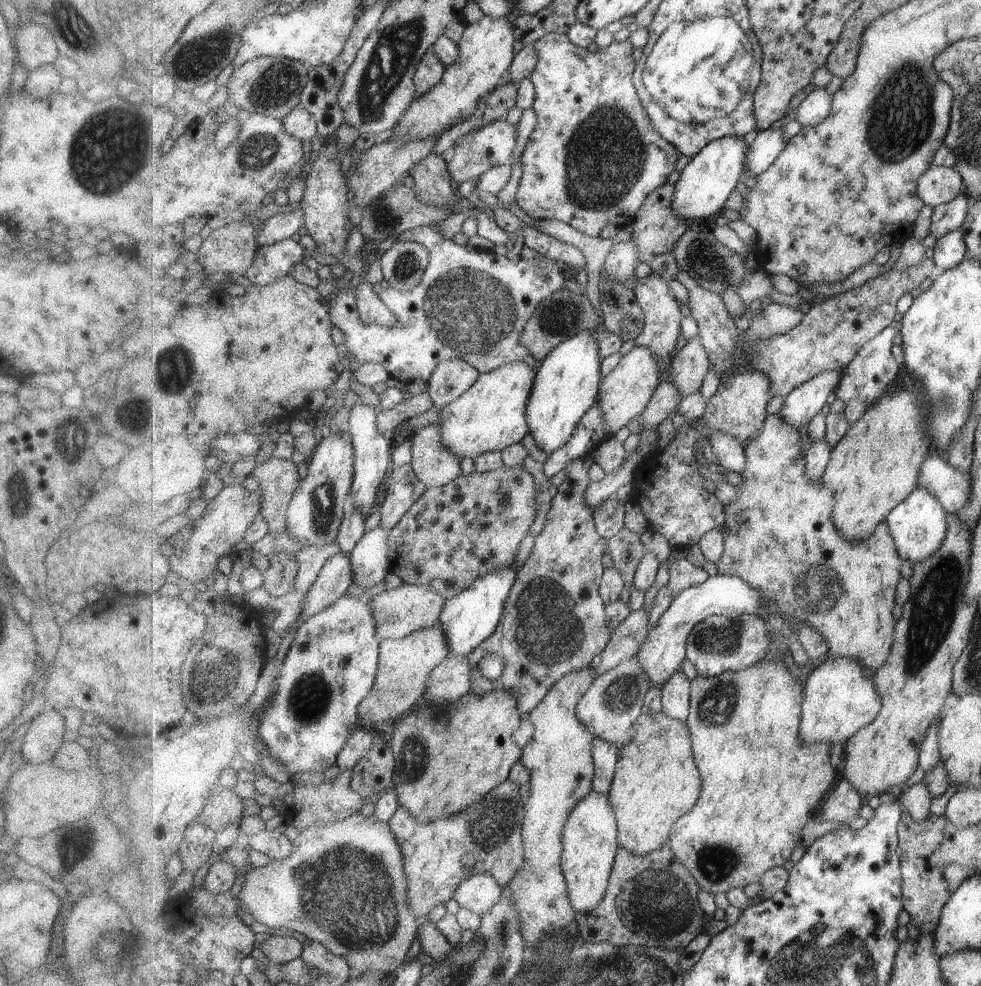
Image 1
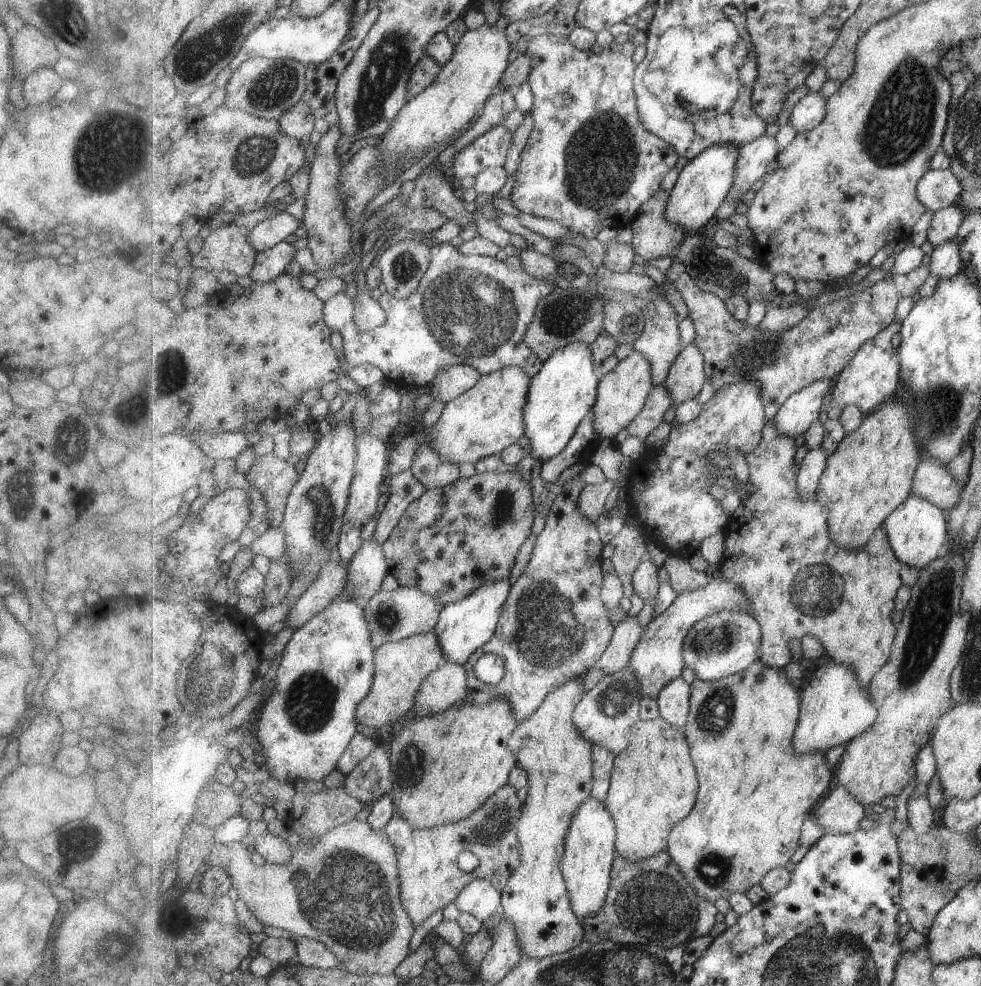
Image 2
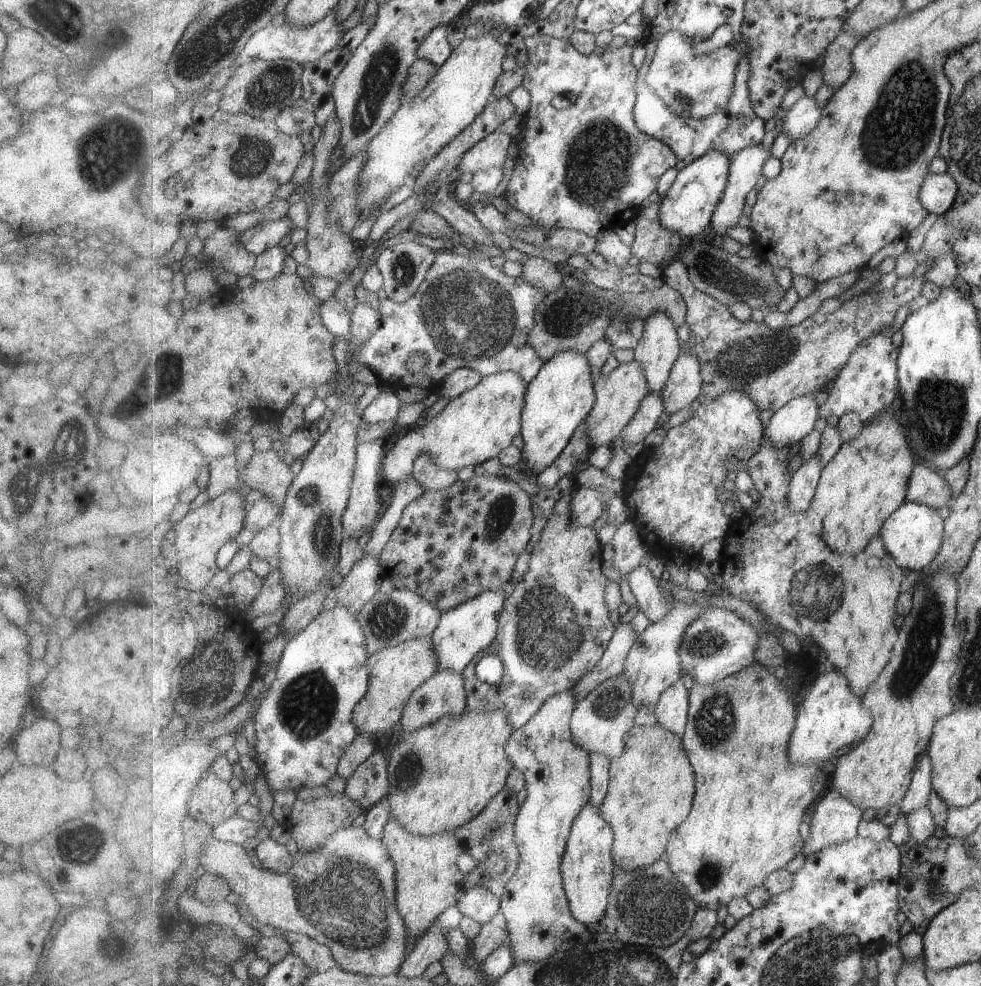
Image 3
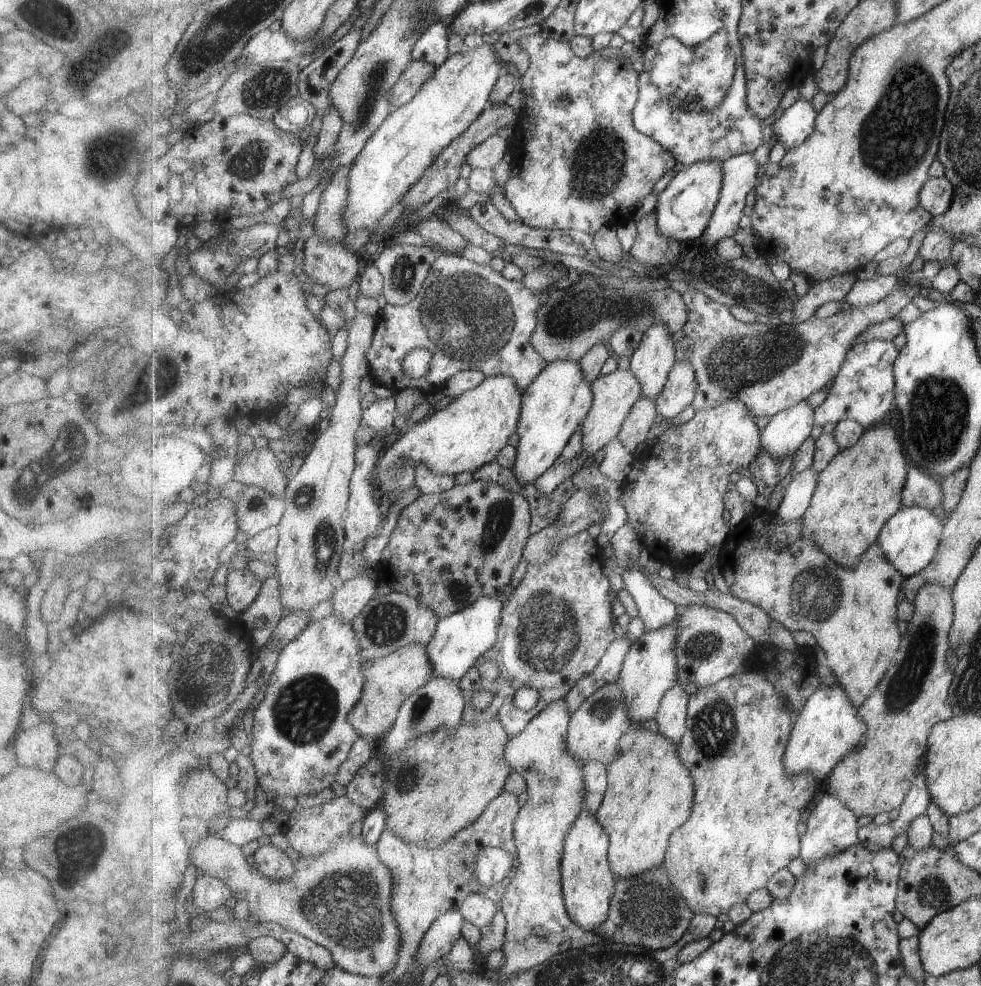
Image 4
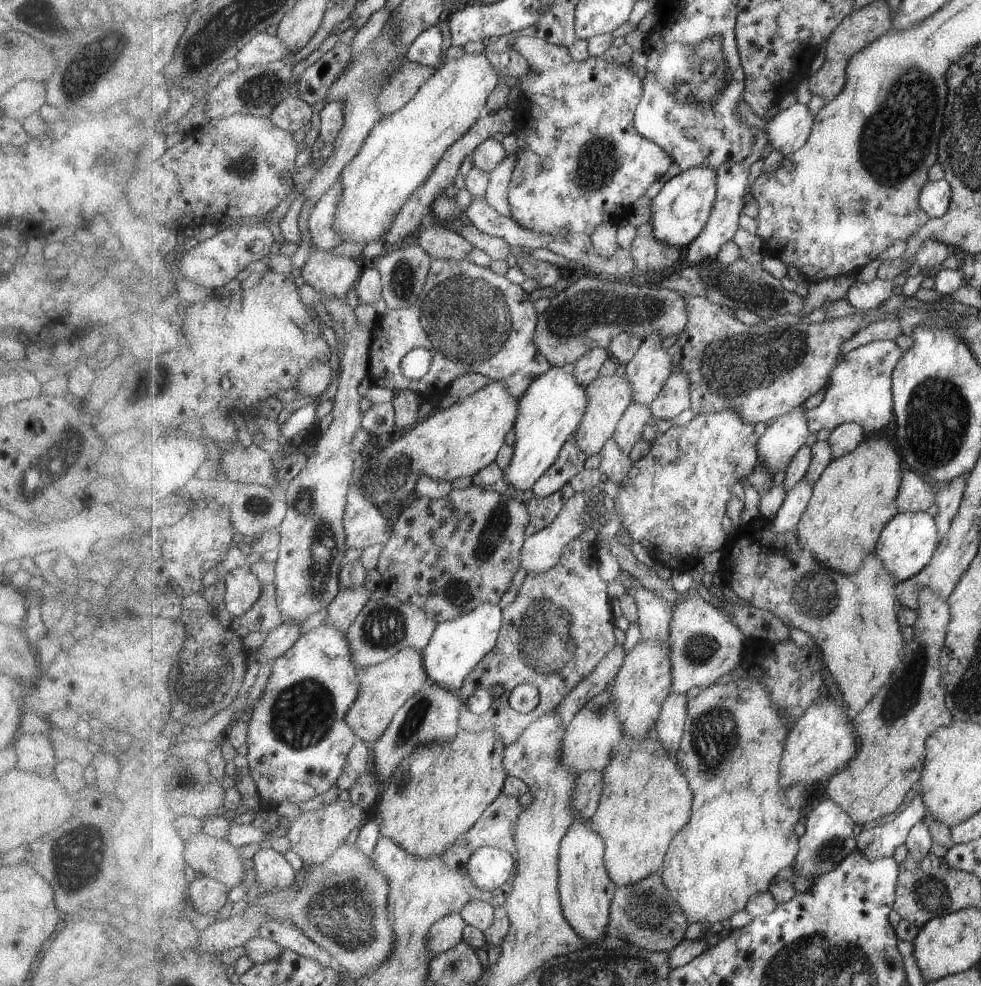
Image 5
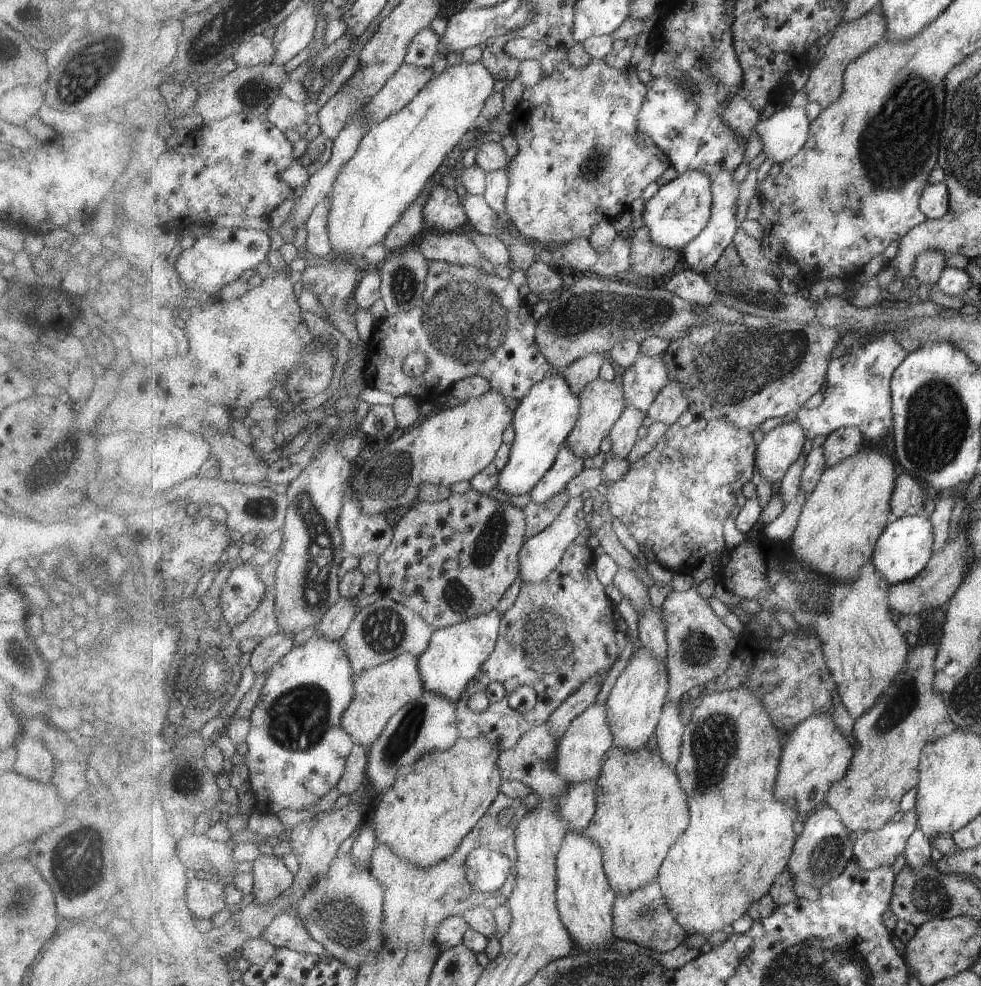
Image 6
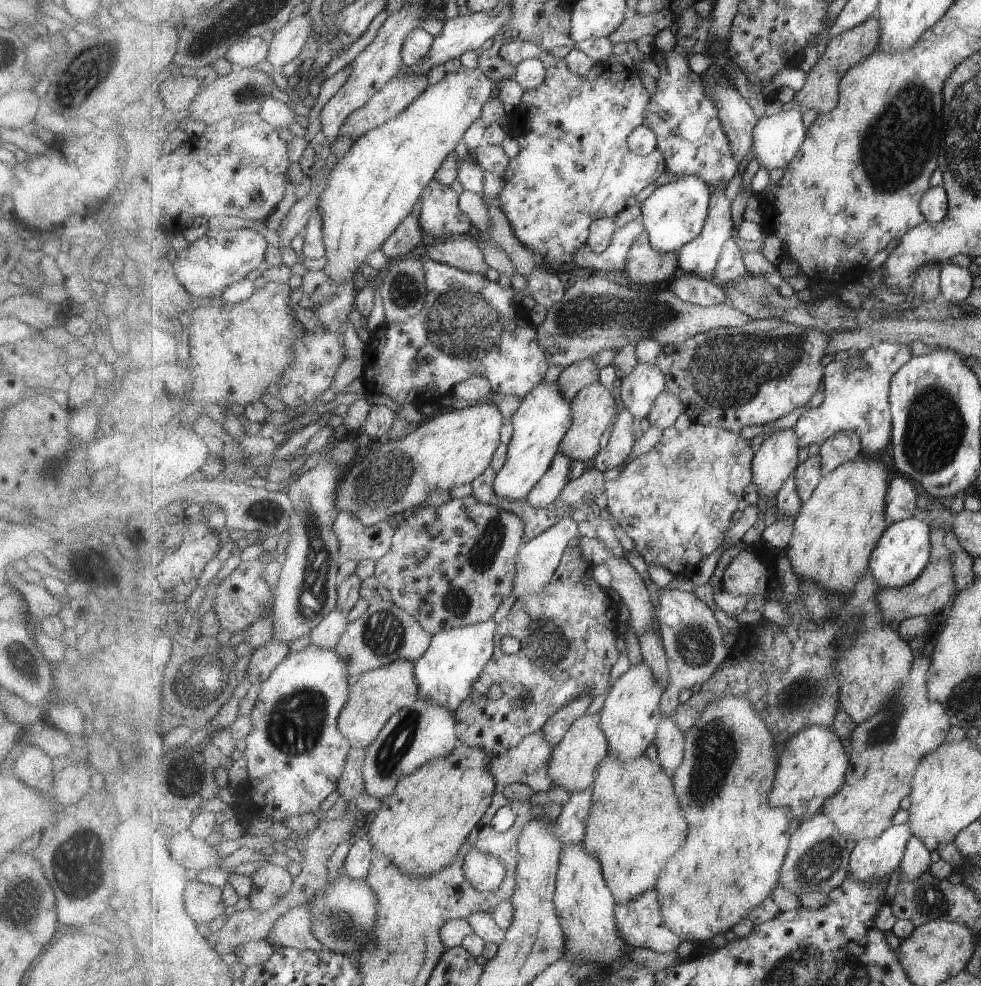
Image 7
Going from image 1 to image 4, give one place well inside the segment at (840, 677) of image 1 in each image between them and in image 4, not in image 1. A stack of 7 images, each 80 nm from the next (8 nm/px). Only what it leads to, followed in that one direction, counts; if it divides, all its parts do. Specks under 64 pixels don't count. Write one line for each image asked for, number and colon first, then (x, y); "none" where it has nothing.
2: (835, 708)
3: (831, 716)
4: (828, 728)

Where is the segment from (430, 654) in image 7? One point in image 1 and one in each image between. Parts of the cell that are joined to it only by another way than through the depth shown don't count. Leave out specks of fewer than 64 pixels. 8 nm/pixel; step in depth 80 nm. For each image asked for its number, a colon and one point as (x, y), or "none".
1: (468, 620)
2: (464, 627)
3: (463, 634)
4: (461, 640)
5: (457, 647)
6: (455, 656)

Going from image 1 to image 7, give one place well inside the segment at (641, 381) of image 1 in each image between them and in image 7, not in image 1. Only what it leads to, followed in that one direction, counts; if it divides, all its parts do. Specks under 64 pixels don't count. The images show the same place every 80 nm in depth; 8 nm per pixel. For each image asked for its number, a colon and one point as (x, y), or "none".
2: (622, 393)
3: (618, 395)
4: (615, 395)
5: (609, 397)
6: (602, 403)
7: (594, 409)

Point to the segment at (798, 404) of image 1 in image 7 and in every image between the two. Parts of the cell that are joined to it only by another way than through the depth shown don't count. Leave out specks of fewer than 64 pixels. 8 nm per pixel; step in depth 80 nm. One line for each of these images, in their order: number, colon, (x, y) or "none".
2: (802, 410)
3: (791, 424)
4: (785, 433)
5: (786, 436)
6: (781, 447)
7: (776, 460)

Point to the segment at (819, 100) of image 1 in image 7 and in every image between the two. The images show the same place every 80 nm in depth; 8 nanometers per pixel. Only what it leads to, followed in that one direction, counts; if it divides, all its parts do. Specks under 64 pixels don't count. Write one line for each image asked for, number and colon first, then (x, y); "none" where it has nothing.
2: (809, 112)
3: (802, 118)
4: (798, 122)
5: (788, 131)
6: (783, 134)
7: (778, 138)

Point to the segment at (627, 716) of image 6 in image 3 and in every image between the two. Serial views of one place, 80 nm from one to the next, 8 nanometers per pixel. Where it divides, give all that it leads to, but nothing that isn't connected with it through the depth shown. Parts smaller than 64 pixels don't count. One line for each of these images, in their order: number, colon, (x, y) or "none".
3: (654, 664)
4: (651, 667)
5: (644, 682)

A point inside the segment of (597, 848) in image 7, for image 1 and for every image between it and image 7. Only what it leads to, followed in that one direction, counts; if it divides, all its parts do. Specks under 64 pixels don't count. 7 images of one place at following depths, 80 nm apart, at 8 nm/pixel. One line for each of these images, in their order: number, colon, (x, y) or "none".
1: (656, 782)
2: (654, 786)
3: (652, 785)
4: (650, 794)
5: (646, 800)
6: (642, 810)

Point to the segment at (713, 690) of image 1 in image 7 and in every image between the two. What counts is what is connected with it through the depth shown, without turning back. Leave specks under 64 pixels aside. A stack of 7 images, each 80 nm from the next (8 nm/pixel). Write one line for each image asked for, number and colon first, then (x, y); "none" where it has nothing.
2: (756, 792)
3: (751, 799)
4: (745, 826)
5: (742, 835)
6: (741, 839)
7: (733, 860)

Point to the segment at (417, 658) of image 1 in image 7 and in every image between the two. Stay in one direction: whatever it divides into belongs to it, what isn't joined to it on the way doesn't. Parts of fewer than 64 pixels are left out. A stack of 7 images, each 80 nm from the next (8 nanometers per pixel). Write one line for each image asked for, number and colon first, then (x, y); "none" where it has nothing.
2: (401, 668)
3: (397, 672)
4: (390, 681)
5: (385, 688)
6: (382, 691)
7: (375, 696)

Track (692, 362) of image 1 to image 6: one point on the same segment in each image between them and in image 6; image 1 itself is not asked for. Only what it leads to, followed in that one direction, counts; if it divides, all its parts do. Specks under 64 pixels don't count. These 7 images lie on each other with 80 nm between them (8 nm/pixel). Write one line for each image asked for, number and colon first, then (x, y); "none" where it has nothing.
2: (687, 376)
3: (685, 385)
4: (679, 393)
5: (675, 397)
6: (671, 402)

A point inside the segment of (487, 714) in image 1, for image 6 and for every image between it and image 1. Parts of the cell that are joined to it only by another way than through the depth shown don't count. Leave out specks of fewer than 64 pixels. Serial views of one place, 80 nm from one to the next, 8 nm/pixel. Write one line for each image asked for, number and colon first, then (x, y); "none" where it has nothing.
2: (445, 768)
3: (442, 776)
4: (444, 781)
5: (438, 793)
6: (436, 802)

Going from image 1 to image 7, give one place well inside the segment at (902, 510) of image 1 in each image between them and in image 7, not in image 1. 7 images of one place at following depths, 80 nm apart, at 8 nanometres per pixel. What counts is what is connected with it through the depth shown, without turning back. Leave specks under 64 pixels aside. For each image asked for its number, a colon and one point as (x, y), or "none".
2: (918, 532)
3: (914, 534)
4: (910, 540)
5: (906, 546)
6: (906, 547)
7: (903, 553)

